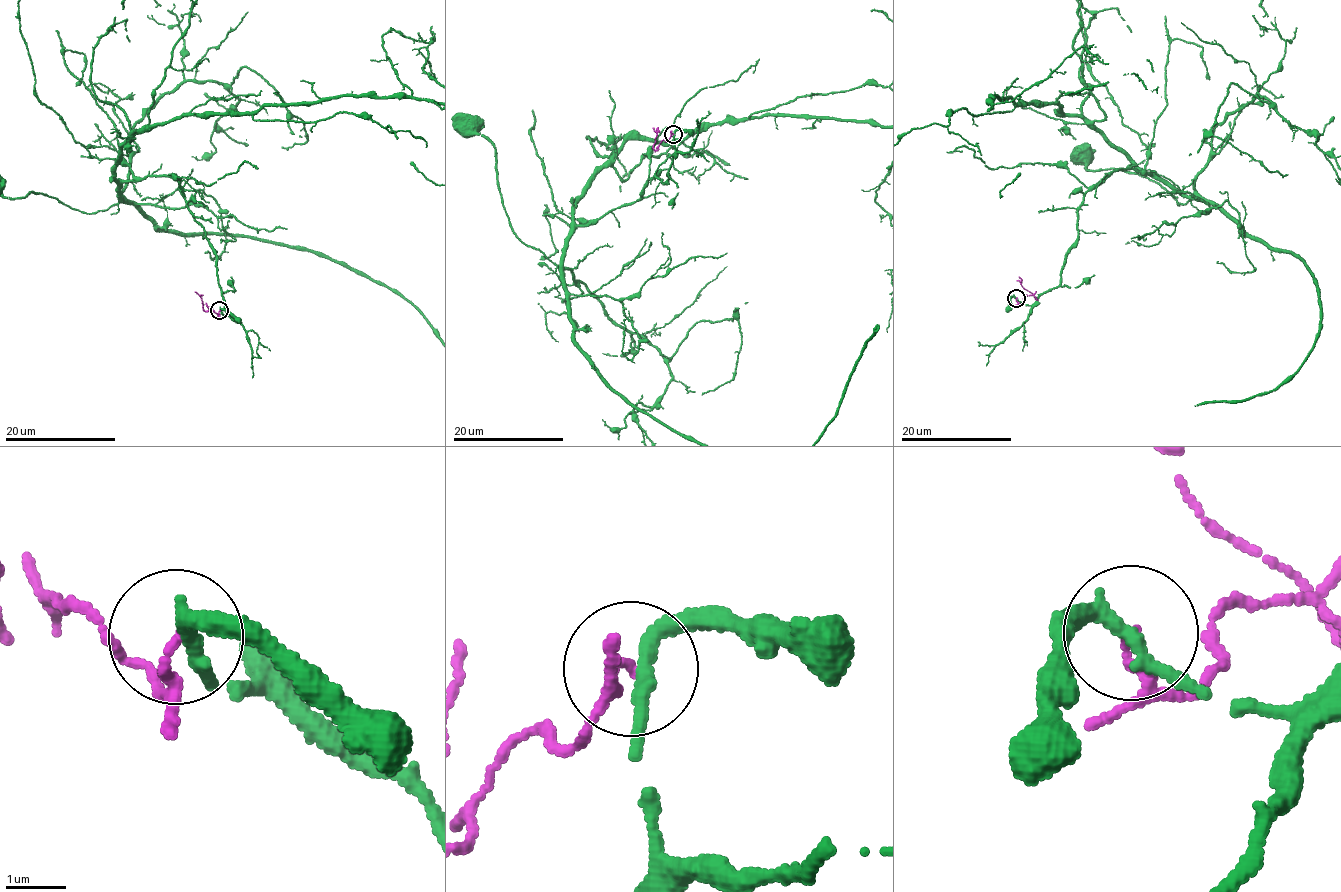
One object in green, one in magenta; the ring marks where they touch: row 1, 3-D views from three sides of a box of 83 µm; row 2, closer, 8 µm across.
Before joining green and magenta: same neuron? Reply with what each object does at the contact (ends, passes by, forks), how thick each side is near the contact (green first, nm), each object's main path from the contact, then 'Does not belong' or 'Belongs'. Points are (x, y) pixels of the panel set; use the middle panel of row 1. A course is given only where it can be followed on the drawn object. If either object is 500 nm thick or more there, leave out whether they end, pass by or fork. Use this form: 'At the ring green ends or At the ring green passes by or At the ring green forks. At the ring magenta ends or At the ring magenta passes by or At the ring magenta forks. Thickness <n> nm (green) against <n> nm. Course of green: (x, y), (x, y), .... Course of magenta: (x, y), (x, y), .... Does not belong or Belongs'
At the ring green passes by. At the ring magenta ends. Thickness 260 nm (green) against 150 nm. Course of green: (674, 134), (665, 182), (649, 179), (638, 199), (579, 225), (558, 265), (518, 237), (494, 146), (471, 126). Course of magenta: (672, 134), (666, 141), (662, 140), (656, 150), (653, 147), (657, 132), (652, 127). Does not belong

